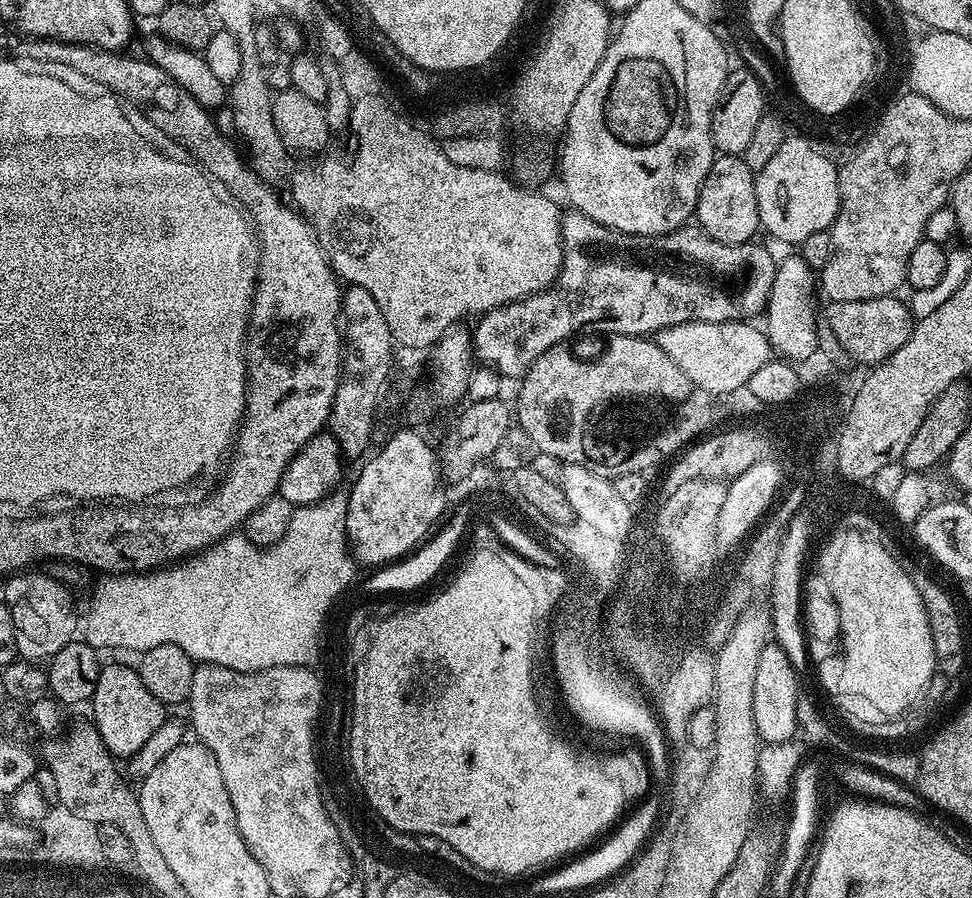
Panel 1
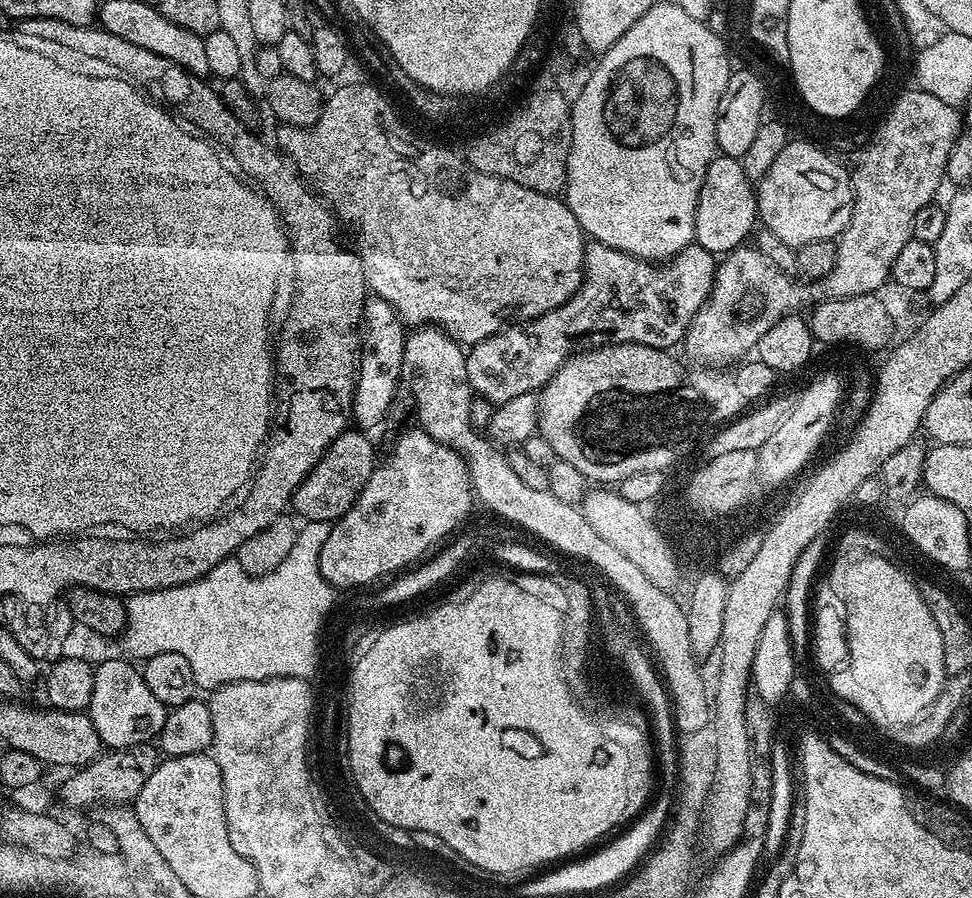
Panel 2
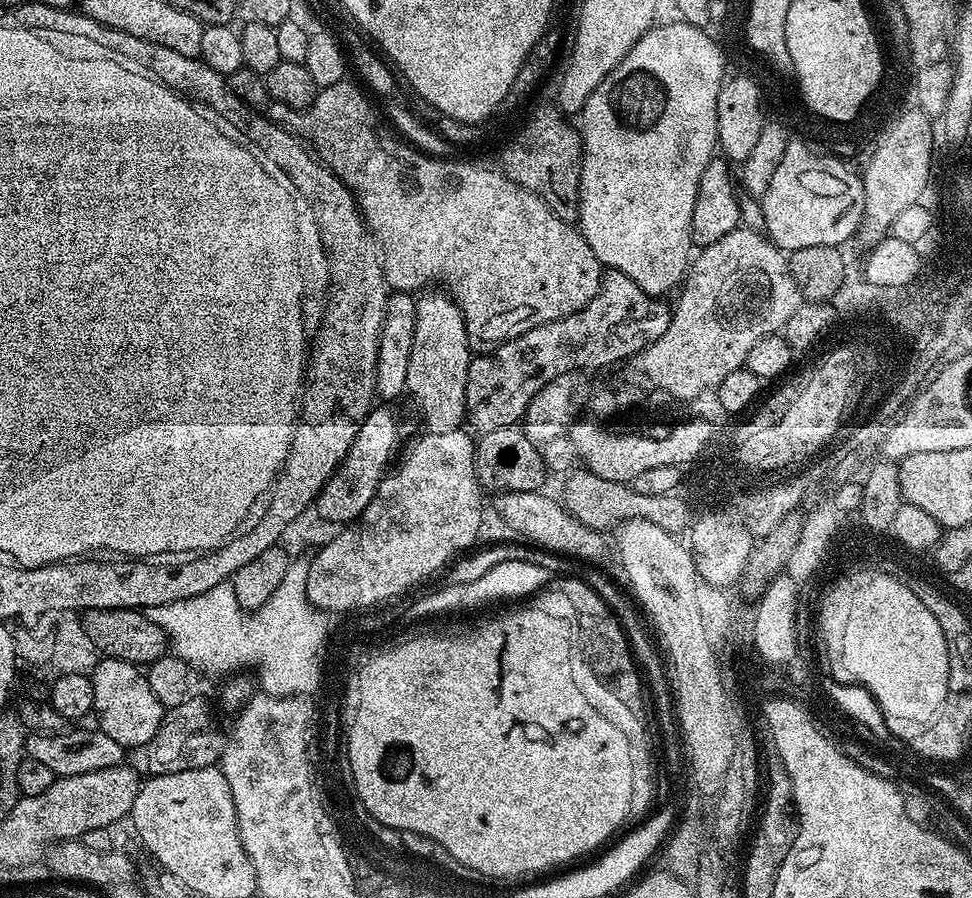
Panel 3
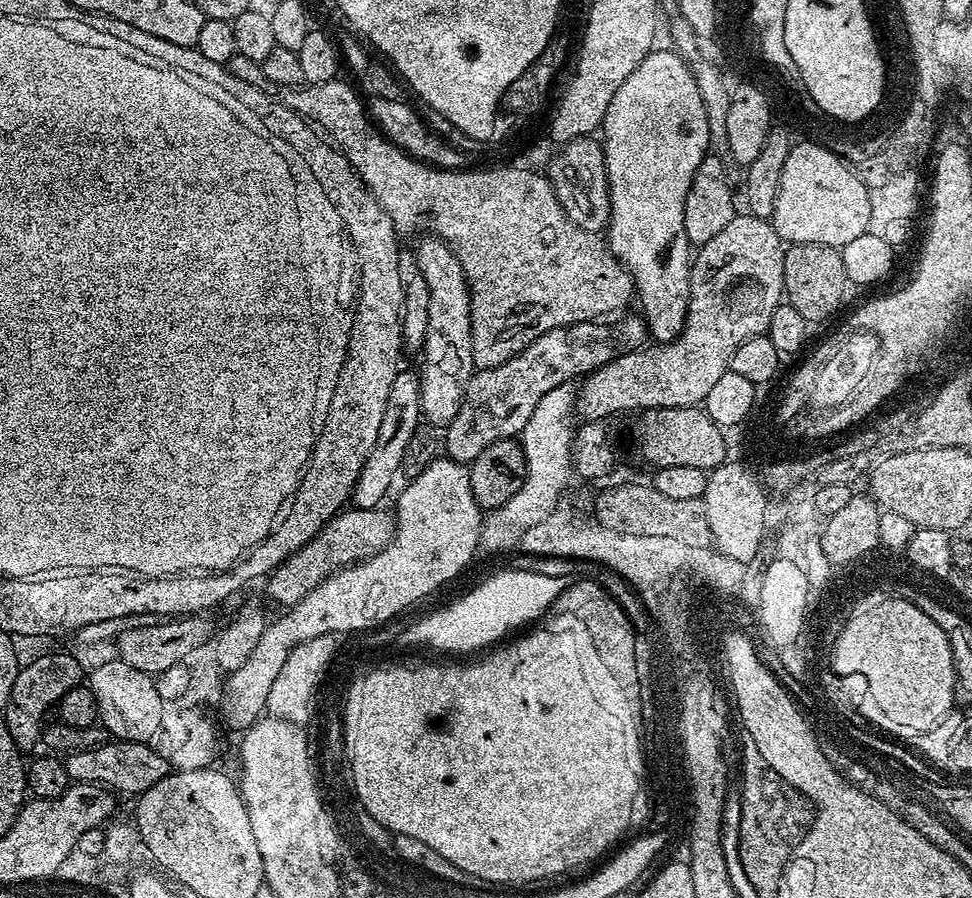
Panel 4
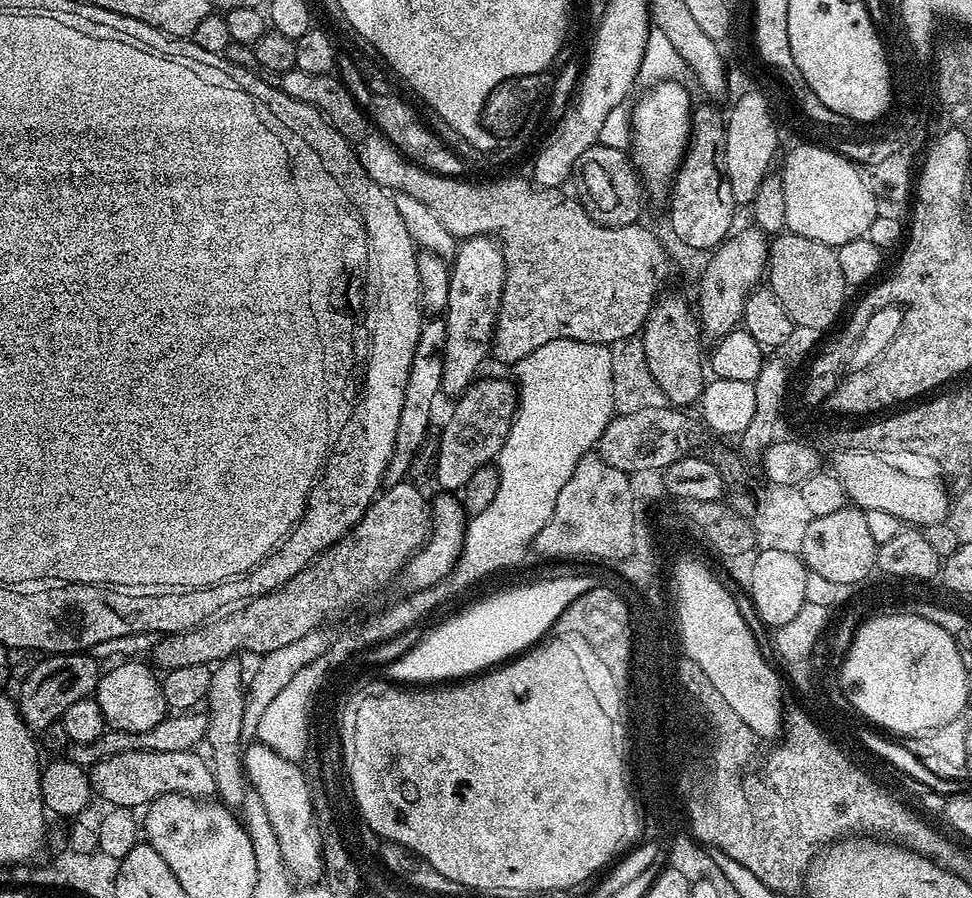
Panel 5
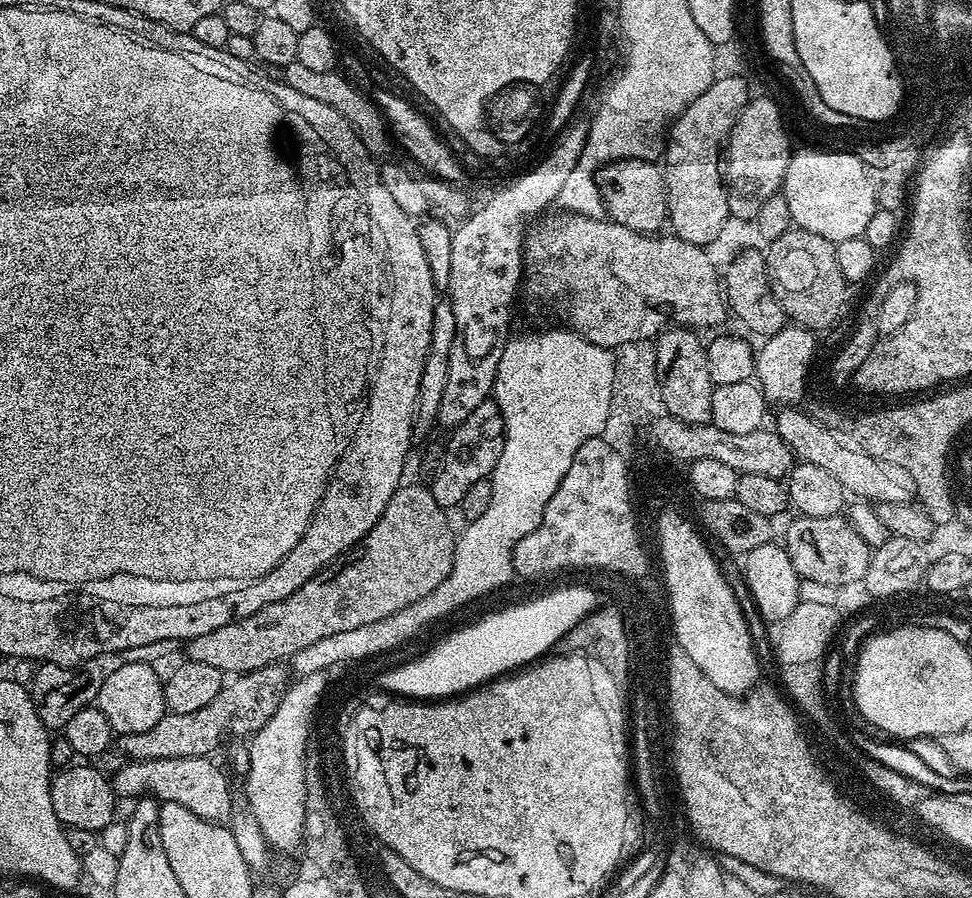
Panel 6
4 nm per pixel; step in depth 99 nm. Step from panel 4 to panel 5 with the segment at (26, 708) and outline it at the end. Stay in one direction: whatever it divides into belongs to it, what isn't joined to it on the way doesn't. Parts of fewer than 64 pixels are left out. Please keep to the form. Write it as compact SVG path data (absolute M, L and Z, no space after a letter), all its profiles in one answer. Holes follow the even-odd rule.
M48 654L28 672L28 677L20 684L18 707L20 717L26 726L36 734L41 734L48 727L55 725L69 706L74 706L82 698L95 693L102 675L102 667L92 654Z

